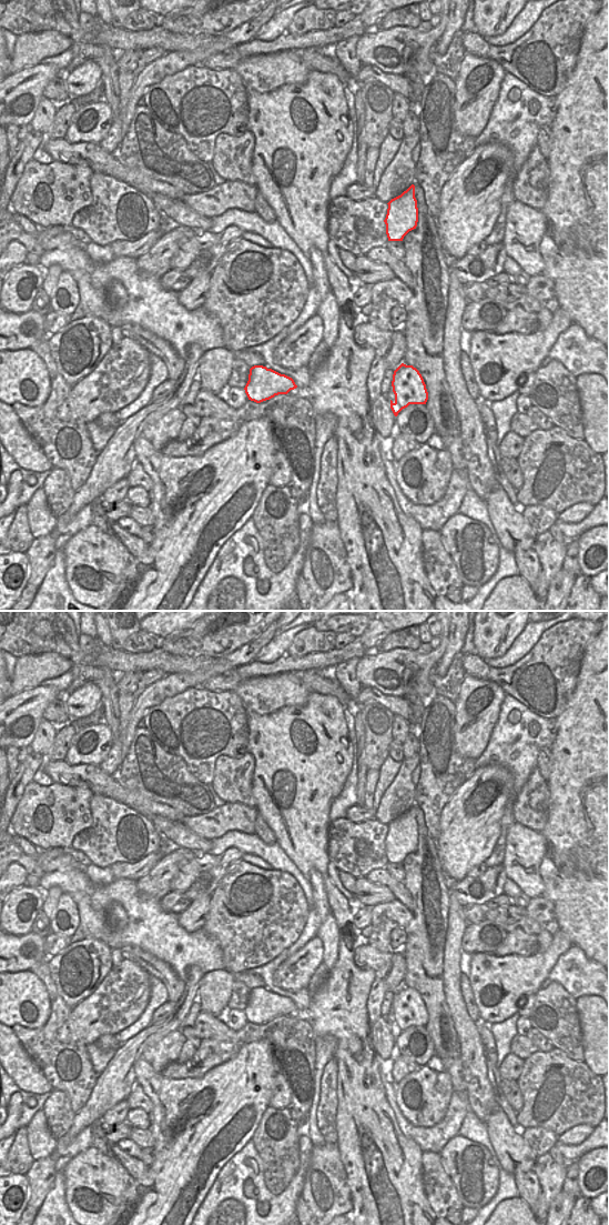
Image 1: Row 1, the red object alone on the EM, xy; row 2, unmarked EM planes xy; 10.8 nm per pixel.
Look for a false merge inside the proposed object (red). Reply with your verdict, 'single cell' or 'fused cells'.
single cell

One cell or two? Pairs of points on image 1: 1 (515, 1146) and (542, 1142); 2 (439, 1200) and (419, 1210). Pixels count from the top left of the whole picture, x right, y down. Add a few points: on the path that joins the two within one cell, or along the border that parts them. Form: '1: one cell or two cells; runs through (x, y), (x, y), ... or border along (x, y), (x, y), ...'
1: two cells; border along (520, 1135), (538, 1155)
2: two cells; border along (423, 1180), (423, 1192), (435, 1213)

